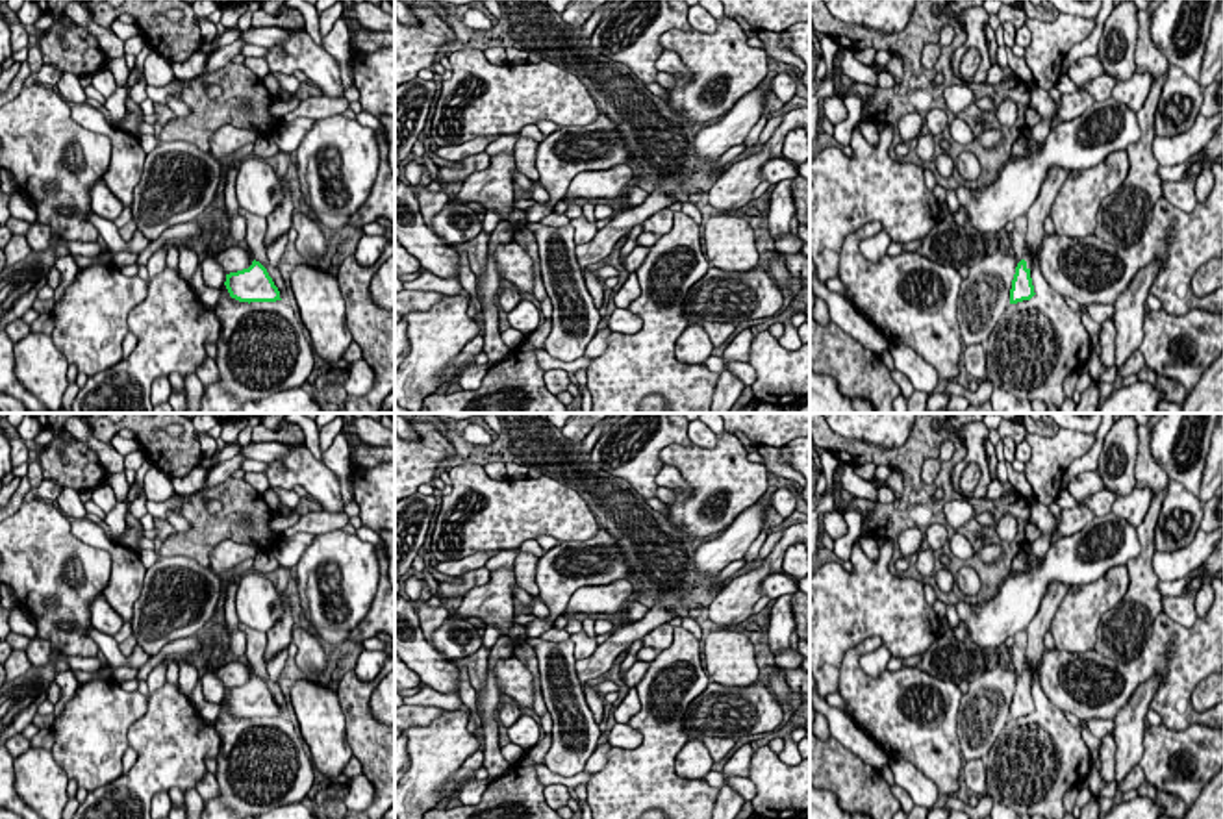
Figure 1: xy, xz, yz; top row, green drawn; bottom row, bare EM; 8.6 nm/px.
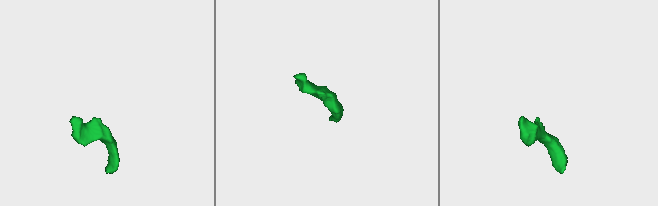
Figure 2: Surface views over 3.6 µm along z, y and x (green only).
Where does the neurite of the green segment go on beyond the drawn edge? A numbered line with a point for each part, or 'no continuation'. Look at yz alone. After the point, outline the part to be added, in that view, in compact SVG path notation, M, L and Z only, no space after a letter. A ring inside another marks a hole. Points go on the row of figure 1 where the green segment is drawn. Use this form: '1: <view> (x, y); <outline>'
1: yz (1090, 271); M1223 159L1210 165L1214 183L1208 198L1191 213L1160 196L1141 239L1114 246L1095 235L1043 235L1041 246L1023 254L1027 269L1036 263L1049 285L1080 306L1116 304L1140 269L1160 259L1149 295L1171 315L1203 308L1191 276L1210 259L1223 259Z

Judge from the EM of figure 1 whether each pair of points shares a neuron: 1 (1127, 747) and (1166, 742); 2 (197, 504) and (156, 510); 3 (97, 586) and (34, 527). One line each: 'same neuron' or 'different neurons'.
1: different neurons
2: different neurons
3: same neuron

